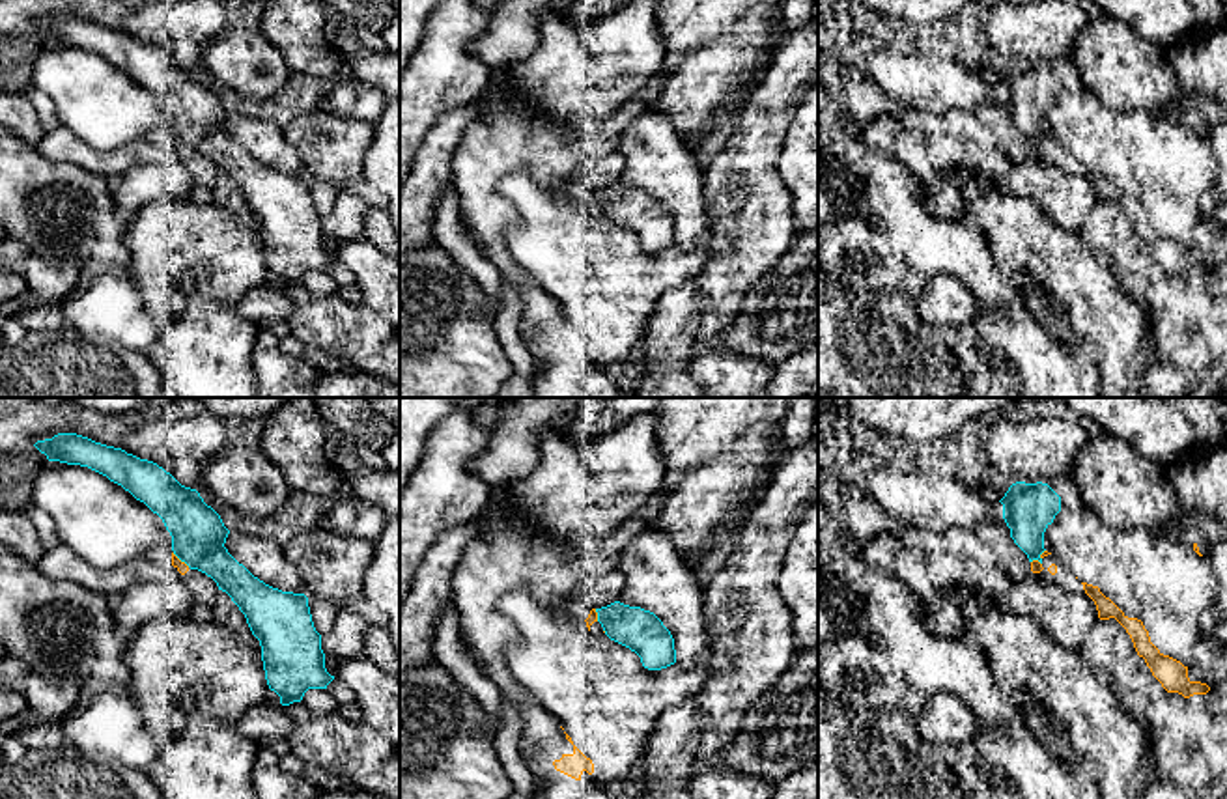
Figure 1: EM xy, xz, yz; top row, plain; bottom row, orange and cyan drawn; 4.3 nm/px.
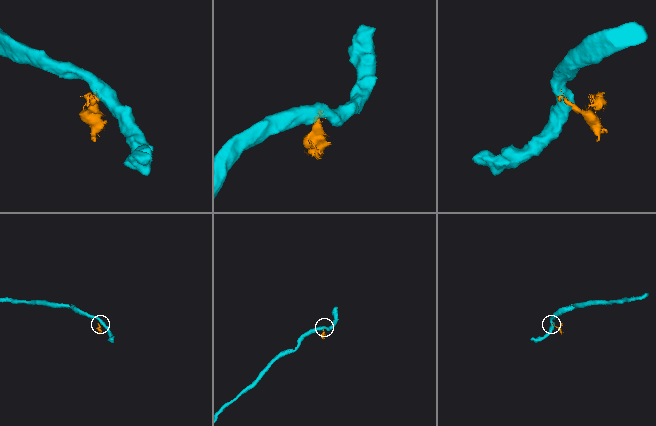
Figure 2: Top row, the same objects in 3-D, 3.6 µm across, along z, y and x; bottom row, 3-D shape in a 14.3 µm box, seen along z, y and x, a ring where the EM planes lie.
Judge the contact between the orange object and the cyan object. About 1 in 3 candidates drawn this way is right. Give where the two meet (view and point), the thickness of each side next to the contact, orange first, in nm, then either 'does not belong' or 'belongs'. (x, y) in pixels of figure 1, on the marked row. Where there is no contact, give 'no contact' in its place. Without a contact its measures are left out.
yz (1041, 557) | 50/220 nm | does not belong

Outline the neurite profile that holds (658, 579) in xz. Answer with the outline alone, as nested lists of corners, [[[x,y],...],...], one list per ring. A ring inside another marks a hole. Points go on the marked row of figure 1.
[[[657,528],[642,530],[620,553],[618,569],[626,577],[618,601],[654,612],[674,638],[676,663],[684,668],[695,668],[710,653],[713,635],[706,620],[704,590],[672,540]]]

